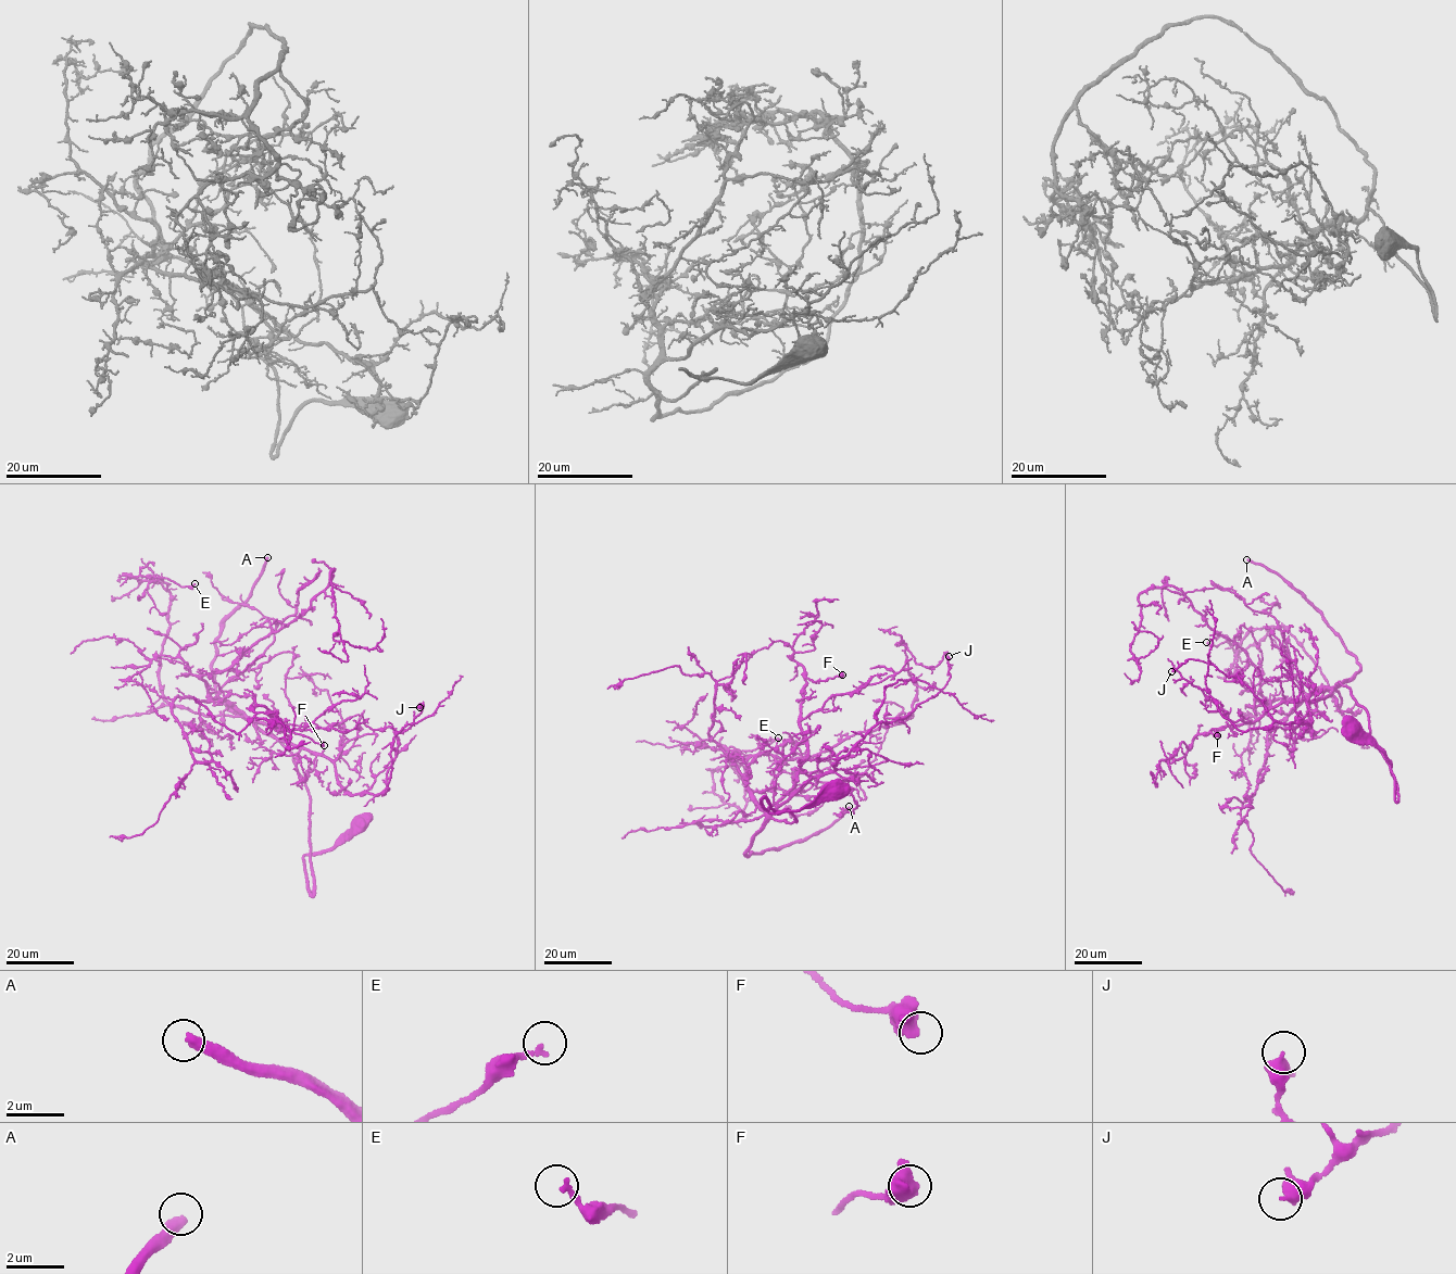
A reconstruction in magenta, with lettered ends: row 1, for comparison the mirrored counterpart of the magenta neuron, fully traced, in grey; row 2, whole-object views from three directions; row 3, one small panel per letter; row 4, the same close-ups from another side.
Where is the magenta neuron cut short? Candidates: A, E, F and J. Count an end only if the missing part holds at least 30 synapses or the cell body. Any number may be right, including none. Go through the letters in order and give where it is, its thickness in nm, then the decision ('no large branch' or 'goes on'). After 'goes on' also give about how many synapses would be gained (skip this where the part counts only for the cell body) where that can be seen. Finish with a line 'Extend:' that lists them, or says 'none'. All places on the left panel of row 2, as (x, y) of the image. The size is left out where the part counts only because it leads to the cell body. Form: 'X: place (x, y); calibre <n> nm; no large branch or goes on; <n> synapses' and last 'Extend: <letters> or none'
A: place (267, 557); calibre 440 nm; goes on; 900 synapses
E: place (195, 583); calibre 190 nm; no large branch
F: place (324, 745); calibre 650 nm; no large branch
J: place (419, 707); calibre 320 nm; no large branch
Extend: A

